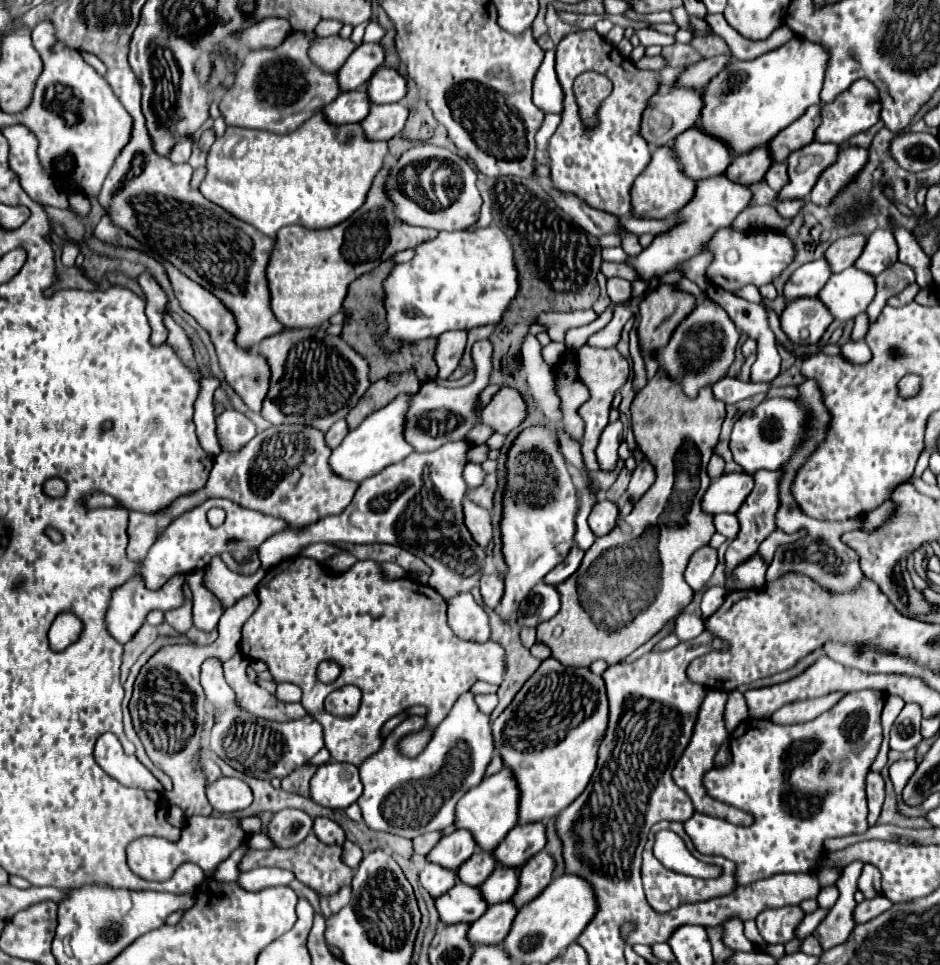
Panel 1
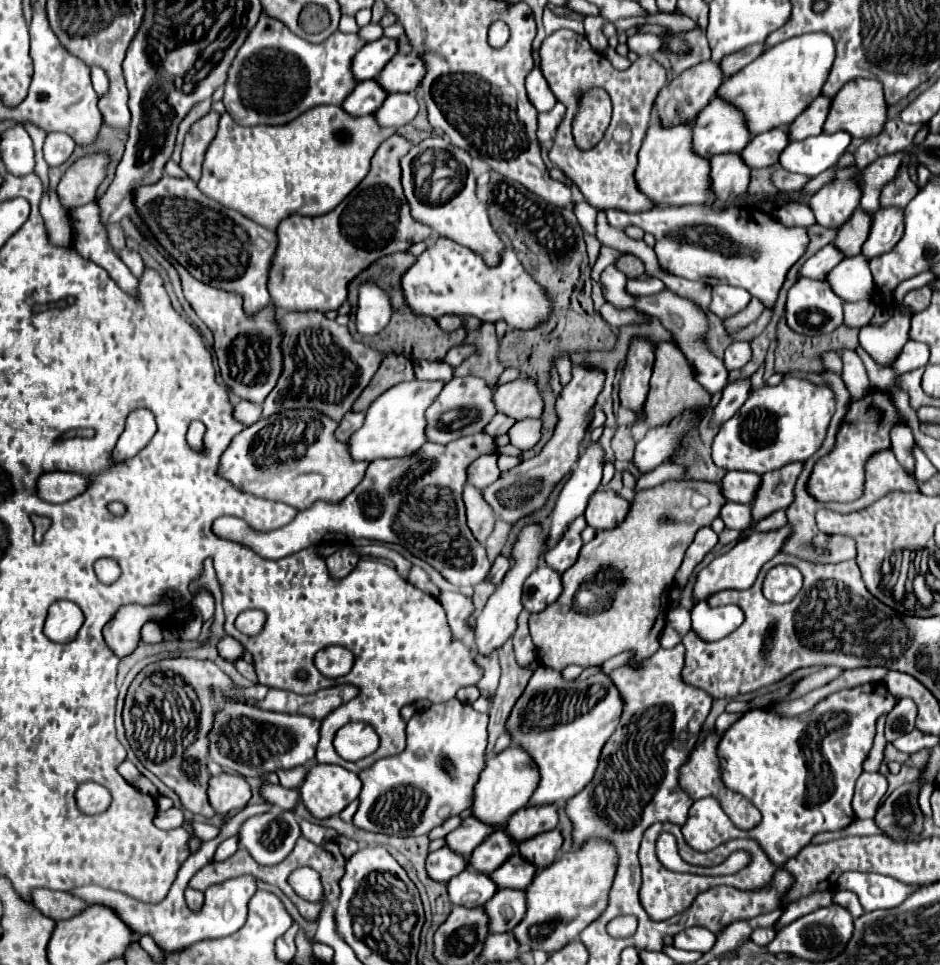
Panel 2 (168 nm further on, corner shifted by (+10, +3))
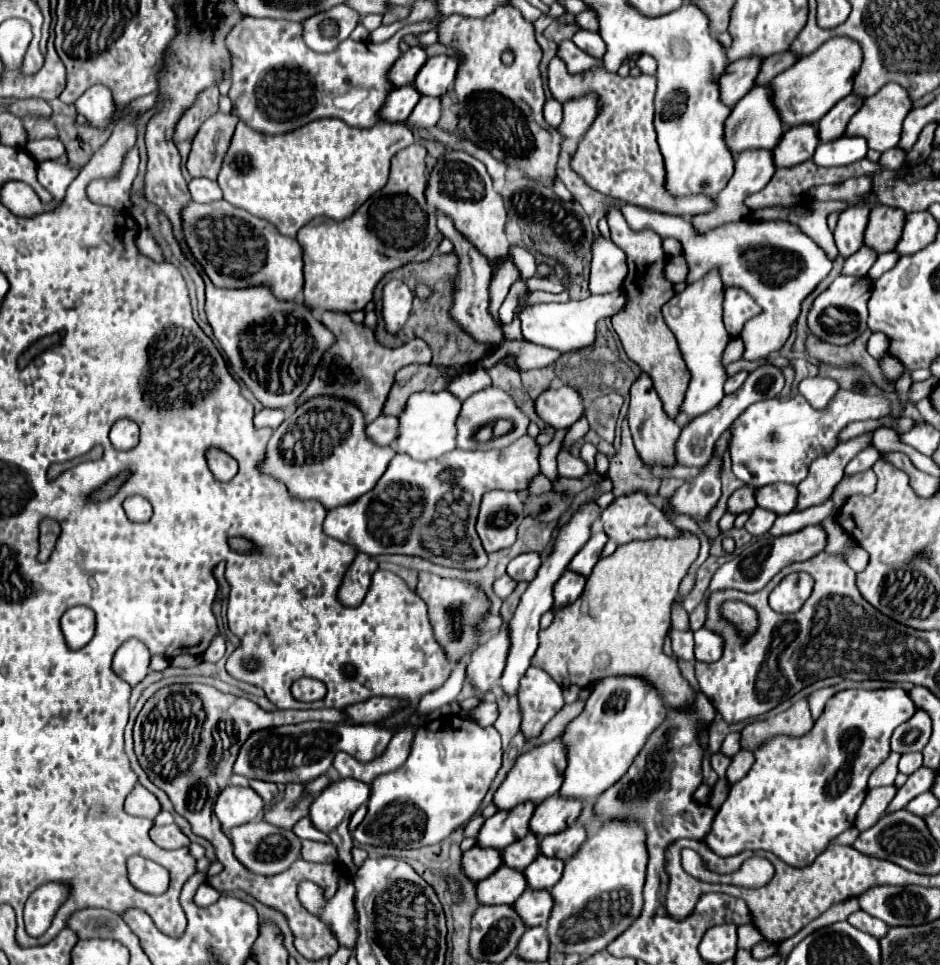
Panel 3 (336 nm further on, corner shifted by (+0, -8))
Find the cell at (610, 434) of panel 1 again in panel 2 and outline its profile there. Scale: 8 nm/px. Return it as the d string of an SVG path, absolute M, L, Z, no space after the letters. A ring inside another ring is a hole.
M590 443L590 447L580 455L576 469L572 471L570 479L566 481L560 497L556 501L554 511L548 517L548 541L546 545L552 547L566 527L584 513L590 495L600 487L602 481L602 465L604 465L604 449L602 445Z

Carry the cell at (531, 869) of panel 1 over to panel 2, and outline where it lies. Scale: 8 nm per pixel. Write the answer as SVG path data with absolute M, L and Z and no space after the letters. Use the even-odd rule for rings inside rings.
M552 829L552 831L540 833L528 841L522 841L518 845L518 853L526 855L526 859L530 859L530 863L536 863L538 871L542 871L556 859L560 845L562 845L562 835L556 829Z

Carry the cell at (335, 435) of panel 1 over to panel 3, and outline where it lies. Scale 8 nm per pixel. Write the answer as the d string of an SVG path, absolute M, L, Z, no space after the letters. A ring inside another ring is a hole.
M378 416L370 426L368 426L368 436L374 438L376 444L380 446L390 446L396 442L396 428L398 428L398 418L394 416Z

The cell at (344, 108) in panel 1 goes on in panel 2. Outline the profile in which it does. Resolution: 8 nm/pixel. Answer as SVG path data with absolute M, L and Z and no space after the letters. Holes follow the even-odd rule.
M360 81L354 91L344 99L342 109L348 115L370 115L382 105L386 95L388 93L378 85L378 81Z

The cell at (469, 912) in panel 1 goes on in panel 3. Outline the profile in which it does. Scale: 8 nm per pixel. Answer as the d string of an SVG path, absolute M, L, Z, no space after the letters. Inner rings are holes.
M500 866L494 874L478 882L478 900L482 904L512 904L526 890L524 872Z

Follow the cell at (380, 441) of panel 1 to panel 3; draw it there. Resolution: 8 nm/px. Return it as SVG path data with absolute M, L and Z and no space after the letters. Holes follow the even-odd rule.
M416 392L410 396L406 410L400 414L400 430L394 442L396 452L406 452L414 460L440 458L456 448L456 418L460 414L462 400L452 396L452 392Z

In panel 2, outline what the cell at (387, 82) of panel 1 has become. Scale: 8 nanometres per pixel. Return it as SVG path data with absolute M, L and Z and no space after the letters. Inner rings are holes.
M396 55L378 75L378 83L388 93L410 93L424 77L424 63L416 55Z

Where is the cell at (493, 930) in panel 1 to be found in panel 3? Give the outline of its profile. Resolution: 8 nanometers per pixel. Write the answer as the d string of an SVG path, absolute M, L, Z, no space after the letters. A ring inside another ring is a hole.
M528 888L514 902L516 912L524 920L524 924L528 924L530 928L546 924L546 920L550 918L552 906L554 906L554 902L552 902L552 894L548 890L532 890L532 888Z

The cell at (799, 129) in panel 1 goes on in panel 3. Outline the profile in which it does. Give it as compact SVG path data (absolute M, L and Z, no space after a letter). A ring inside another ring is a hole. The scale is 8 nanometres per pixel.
M848 94L846 98L842 98L820 122L818 122L818 134L822 142L830 142L840 138L846 132L846 126L850 122L850 118L860 110L860 106L864 104L864 98L860 98L858 94Z

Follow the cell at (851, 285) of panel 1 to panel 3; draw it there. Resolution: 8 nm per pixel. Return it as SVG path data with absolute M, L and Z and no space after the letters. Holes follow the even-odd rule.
M896 250L880 254L880 256L878 256L878 260L876 260L876 264L870 268L870 272L868 272L868 278L870 278L870 280L876 280L876 278L880 278L880 274L884 274L884 272L888 272L892 266L896 266L898 258L900 258L900 254L896 254Z

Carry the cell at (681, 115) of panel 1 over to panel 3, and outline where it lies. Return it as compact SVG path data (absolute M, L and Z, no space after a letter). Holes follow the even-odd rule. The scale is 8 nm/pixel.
M740 58L736 62L730 62L724 76L720 78L720 98L734 106L748 90L752 90L756 74L760 72L762 58Z

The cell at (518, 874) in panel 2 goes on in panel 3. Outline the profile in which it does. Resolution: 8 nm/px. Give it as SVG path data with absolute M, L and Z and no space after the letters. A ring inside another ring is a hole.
M538 854L538 858L524 870L526 880L528 880L528 888L546 888L550 890L564 872L564 860L560 858L548 858L544 854Z

